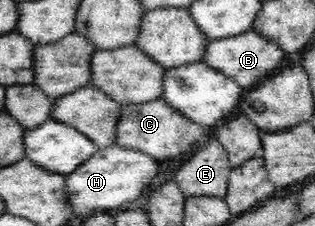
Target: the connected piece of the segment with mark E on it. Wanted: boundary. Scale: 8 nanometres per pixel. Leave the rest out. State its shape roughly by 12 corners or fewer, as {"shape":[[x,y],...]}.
{"shape":[[209,134],[175,178],[185,196],[225,199],[231,163]]}

